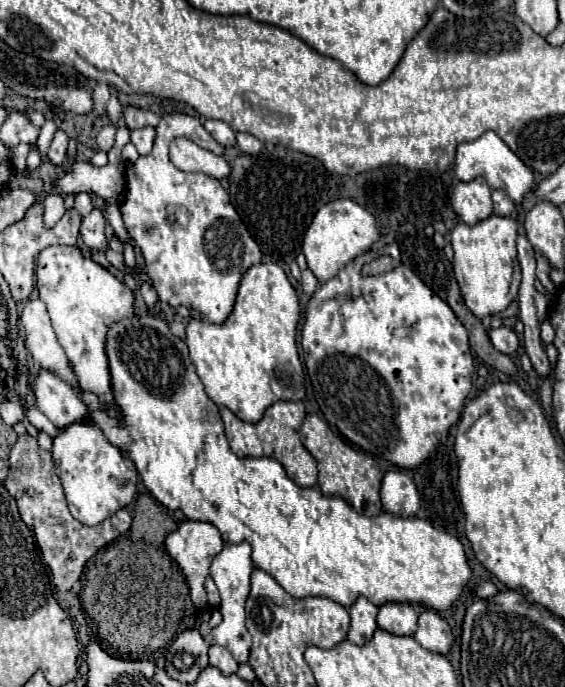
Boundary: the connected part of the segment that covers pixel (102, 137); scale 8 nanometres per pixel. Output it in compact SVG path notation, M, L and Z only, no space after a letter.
M107 124L107 126L97 134L97 144L99 144L103 150L109 150L109 146L115 144L115 126L113 126L113 124Z

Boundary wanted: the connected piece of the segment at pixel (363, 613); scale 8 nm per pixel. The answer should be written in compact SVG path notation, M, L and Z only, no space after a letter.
M359 596L347 610L349 610L349 616L351 616L347 640L355 642L355 644L369 642L373 632L377 630L377 622L375 622L377 606L371 604L367 598Z

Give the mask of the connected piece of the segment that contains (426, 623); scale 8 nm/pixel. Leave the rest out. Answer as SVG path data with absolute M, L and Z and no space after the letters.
M425 608L419 614L417 620L417 630L413 634L413 638L427 650L431 652L439 652L439 654L447 654L453 642L453 634L449 624L431 608Z

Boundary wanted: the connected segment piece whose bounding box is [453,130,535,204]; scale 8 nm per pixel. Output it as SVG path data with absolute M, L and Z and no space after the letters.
M485 132L481 138L473 140L473 142L461 142L457 146L457 154L455 154L455 164L453 164L453 172L455 178L461 182L469 182L477 176L485 178L487 184L491 188L501 188L509 194L509 198L513 202L521 202L521 198L535 186L533 182L533 172L531 168L527 168L509 148L507 144L495 134L495 132Z

